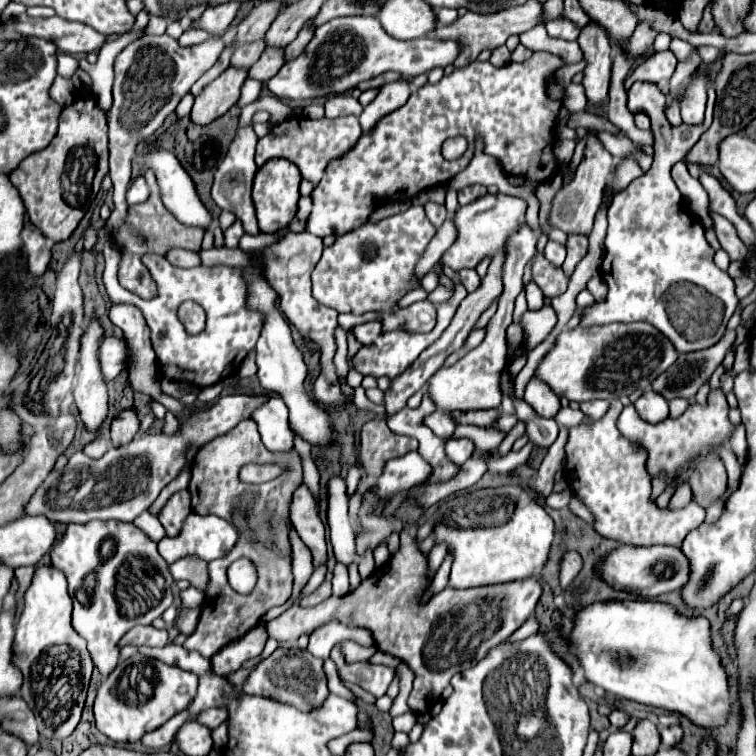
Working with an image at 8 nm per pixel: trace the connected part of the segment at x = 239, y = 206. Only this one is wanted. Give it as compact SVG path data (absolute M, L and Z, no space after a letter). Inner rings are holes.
M245 126L245 128L239 128L237 130L233 142L229 144L229 150L227 150L223 162L219 164L219 168L215 172L215 180L213 180L213 188L211 188L211 196L213 196L215 204L221 210L229 210L237 218L241 218L243 228L249 234L259 234L257 220L255 220L255 214L253 214L253 200L251 200L251 184L253 184L253 176L257 172L257 164L253 160L257 140L259 138L253 132L253 126Z

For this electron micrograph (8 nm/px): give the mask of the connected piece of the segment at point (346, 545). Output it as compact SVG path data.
M341 476L331 478L329 482L329 528L331 528L331 544L335 550L335 558L349 566L355 560L355 534L347 516L349 498L345 494L345 482Z

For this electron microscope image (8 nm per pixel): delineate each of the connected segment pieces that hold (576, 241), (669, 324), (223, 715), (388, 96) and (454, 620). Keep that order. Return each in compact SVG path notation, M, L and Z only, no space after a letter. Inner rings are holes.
M573 236L567 240L567 258L563 262L563 272L567 276L573 274L575 266L583 260L583 256L587 254L587 236Z
M635 82L627 94L629 110L633 114L645 112L651 120L650 130L655 140L653 166L647 174L637 178L637 206L609 206L609 228L605 236L605 256L601 264L601 276L607 282L609 292L603 302L597 302L583 310L585 316L581 320L581 326L643 320L653 324L661 334L665 334L677 352L703 350L705 346L713 346L713 342L721 340L721 334L725 332L727 322L739 304L739 298L735 296L735 286L729 274L721 272L715 266L715 250L705 240L705 230L701 222L697 224L697 218L689 214L683 196L671 178L671 166L683 160L685 154L693 148L693 144L699 140L699 136L711 126L716 91L713 86L707 90L709 100L705 120L697 126L671 126L665 118L665 94L653 82ZM649 222L665 222L665 226L649 226ZM679 282L691 282L707 292L681 294L681 312L677 312L671 320L665 306L665 292L669 290L669 286ZM699 294L701 322L697 322L699 302L695 300Z
M209 708L209 710L203 710L197 720L201 724L209 726L209 728L217 728L223 720L227 720L227 708Z
M397 80L397 82L391 82L391 84L385 84L379 92L379 96L363 108L361 116L359 116L359 124L363 128L363 132L369 132L373 130L373 126L383 118L387 116L389 112L397 110L399 106L403 106L407 102L411 94L411 88L407 82L403 80Z
M409 498L405 510L399 510L405 518L405 534L401 534L399 552L367 580L363 580L353 592L341 598L327 598L313 608L291 606L281 616L267 624L269 636L275 640L297 640L299 636L311 636L315 628L337 620L347 628L365 628L373 634L381 652L391 652L405 664L411 664L415 672L413 690L409 694L409 708L423 714L431 706L431 694L441 694L449 686L453 674L463 672L481 662L487 652L505 642L535 610L541 596L541 584L533 578L517 580L497 586L483 586L479 590L443 590L435 594L429 604L419 604L421 594L427 590L427 556L419 552L411 530L421 516L421 508Z

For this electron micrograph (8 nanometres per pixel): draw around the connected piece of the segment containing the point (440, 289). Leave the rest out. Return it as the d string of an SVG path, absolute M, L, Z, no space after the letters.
M438 286L432 292L428 294L427 299L434 304L438 304L447 301L453 295L453 290L449 290L443 286Z

